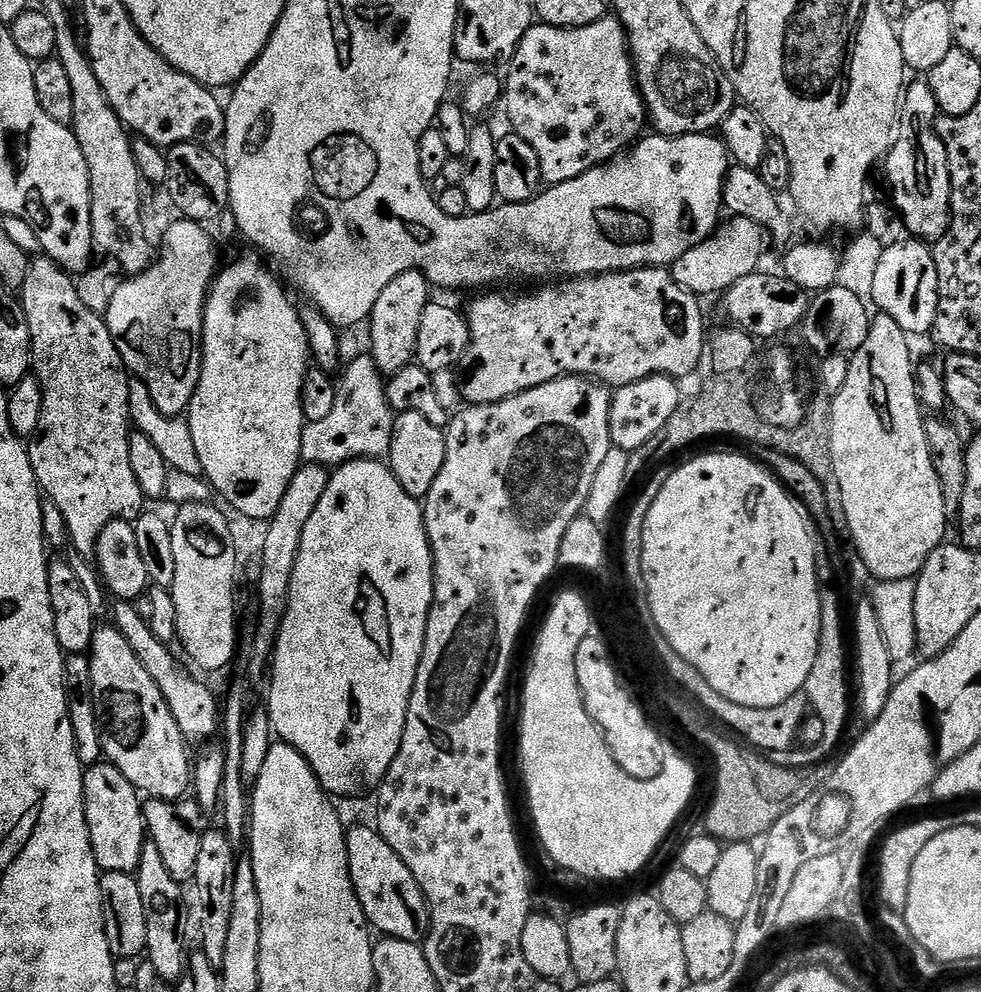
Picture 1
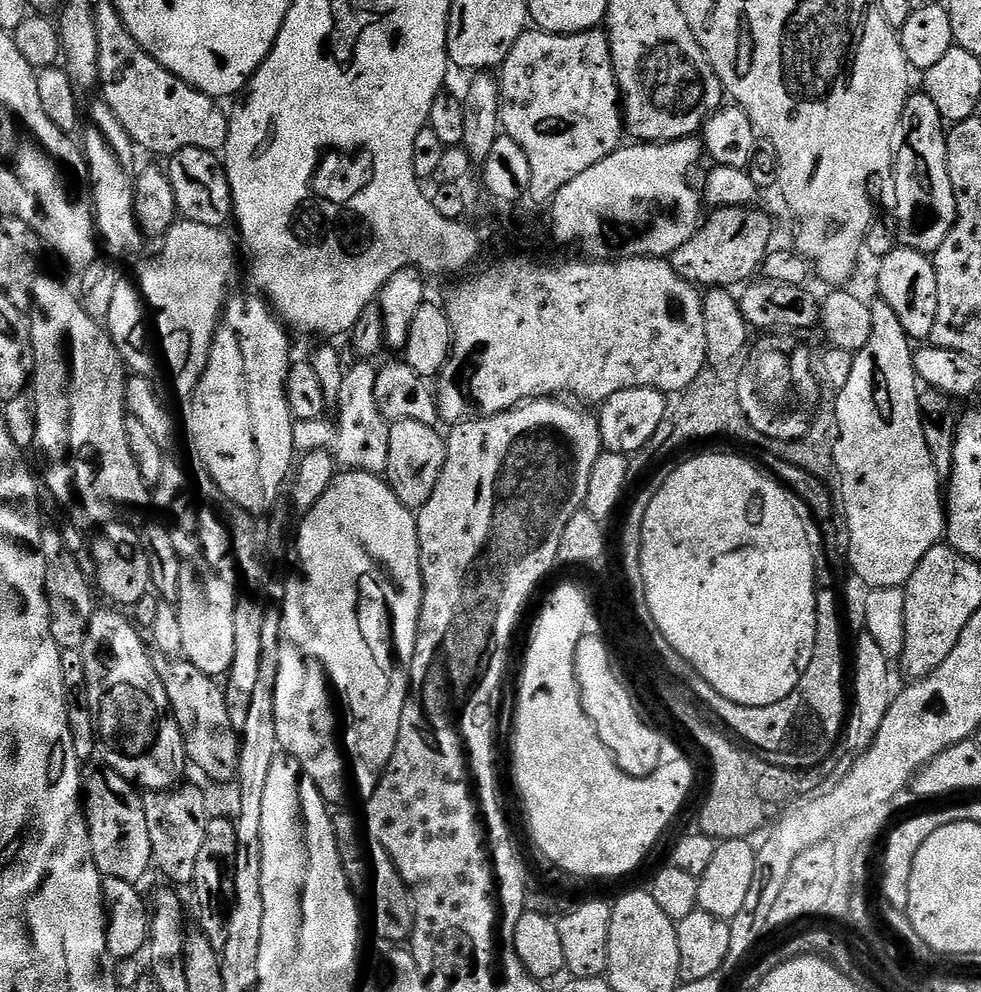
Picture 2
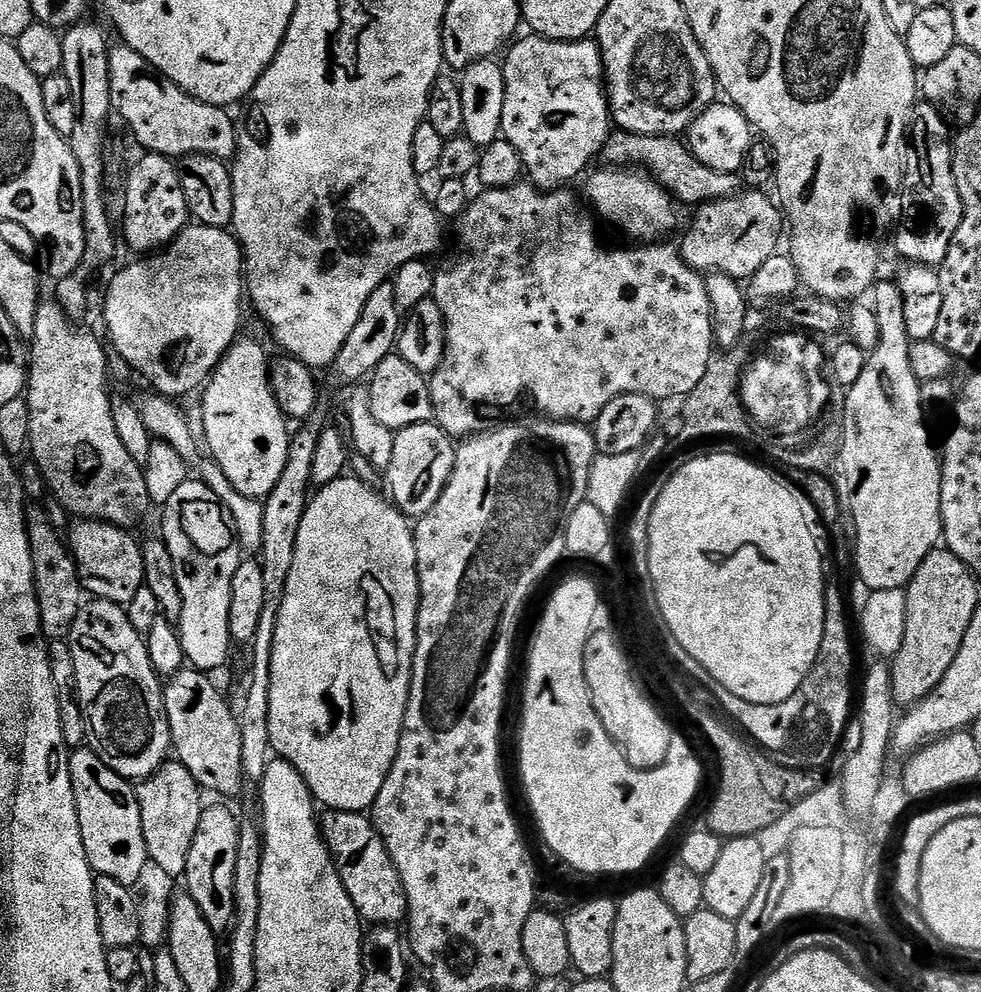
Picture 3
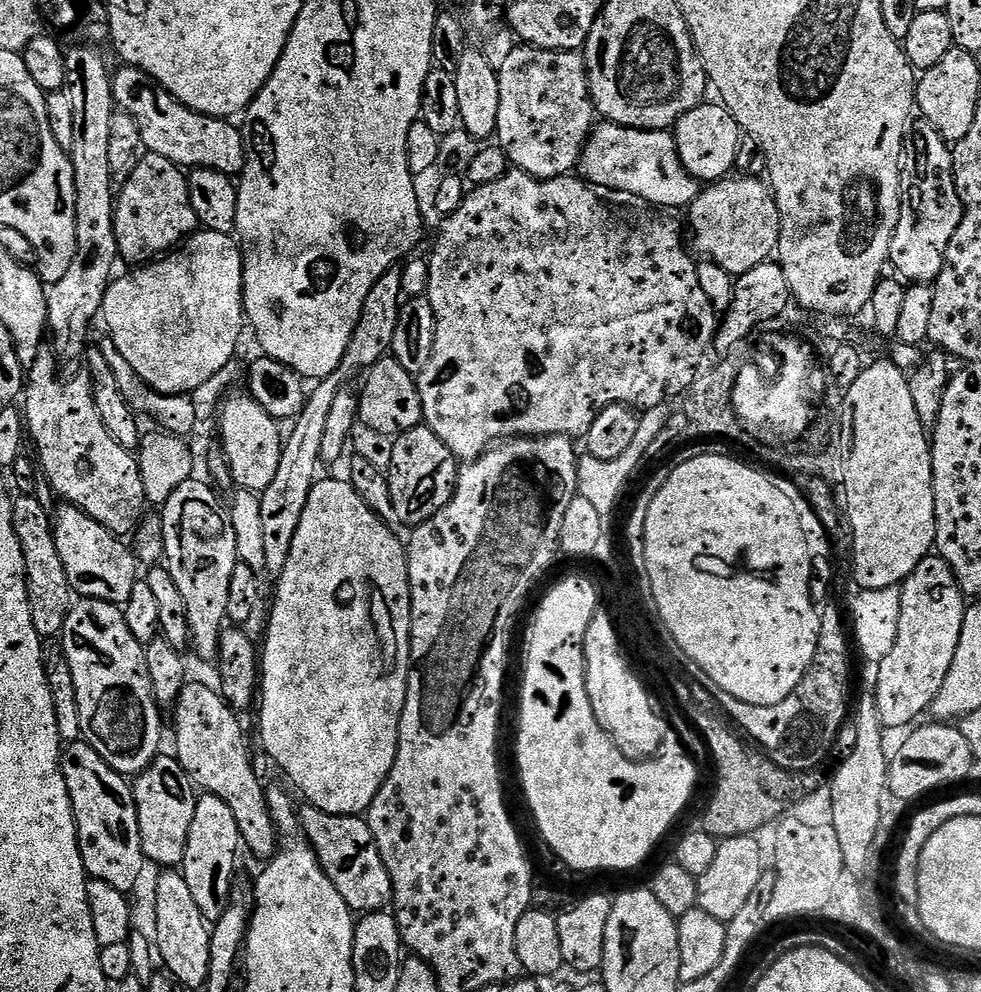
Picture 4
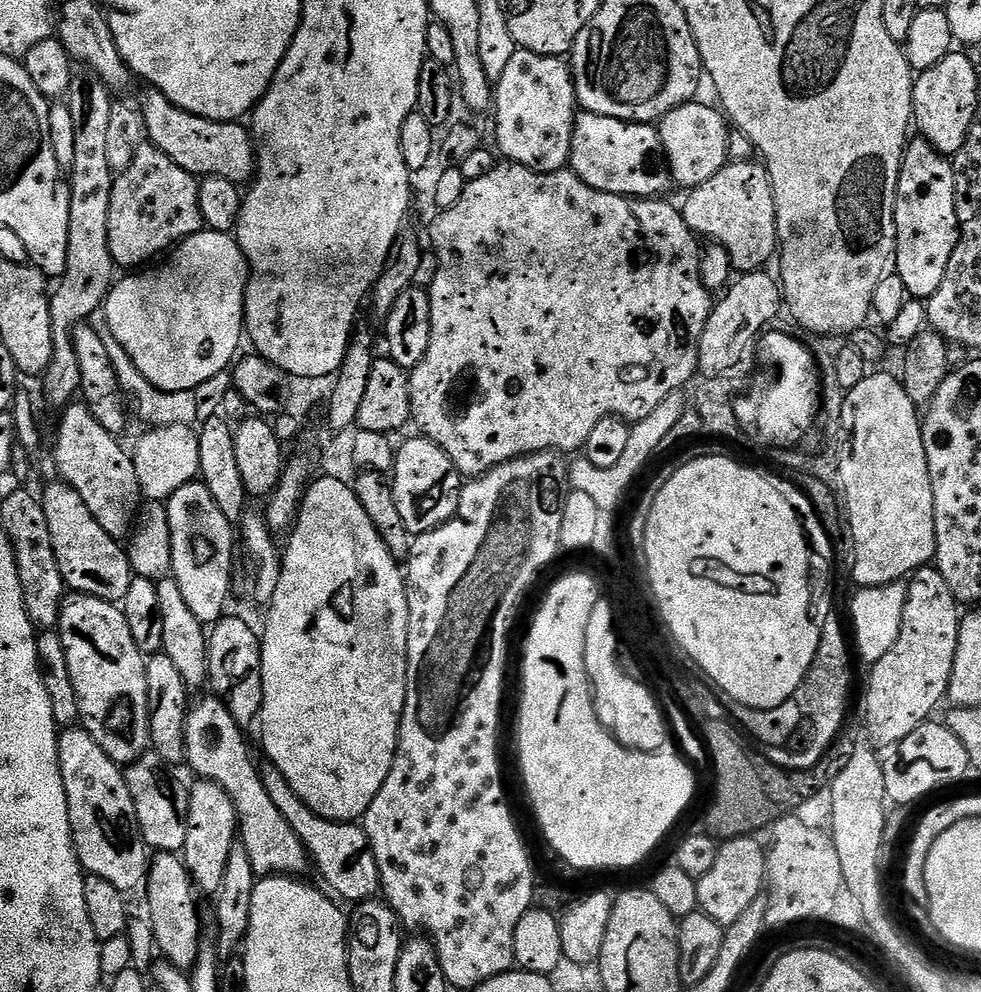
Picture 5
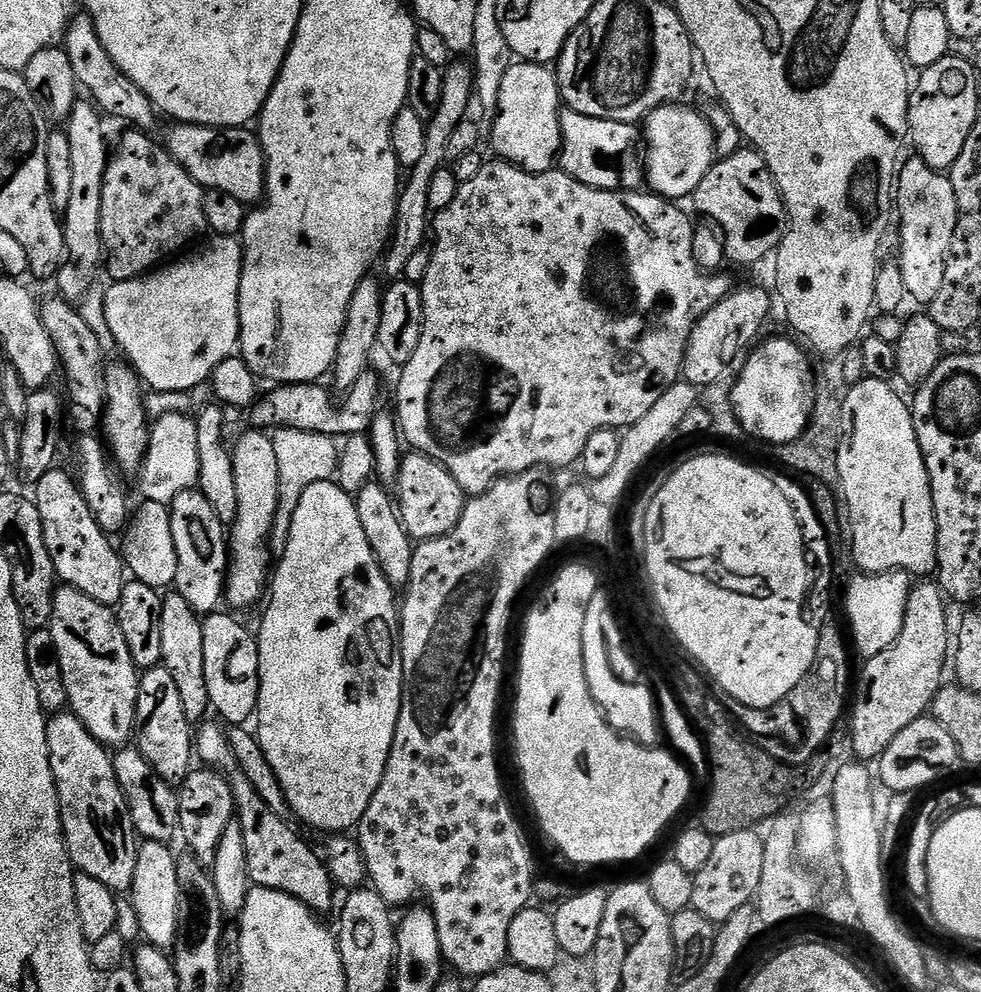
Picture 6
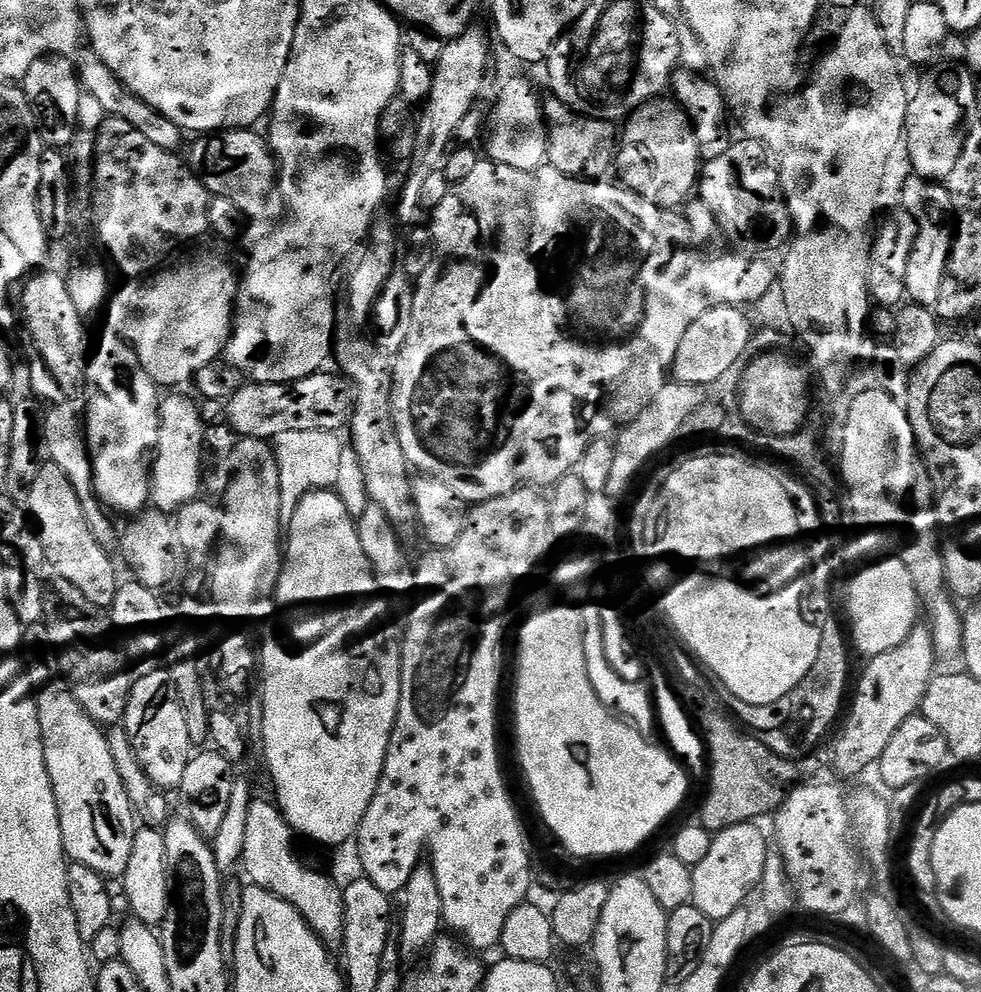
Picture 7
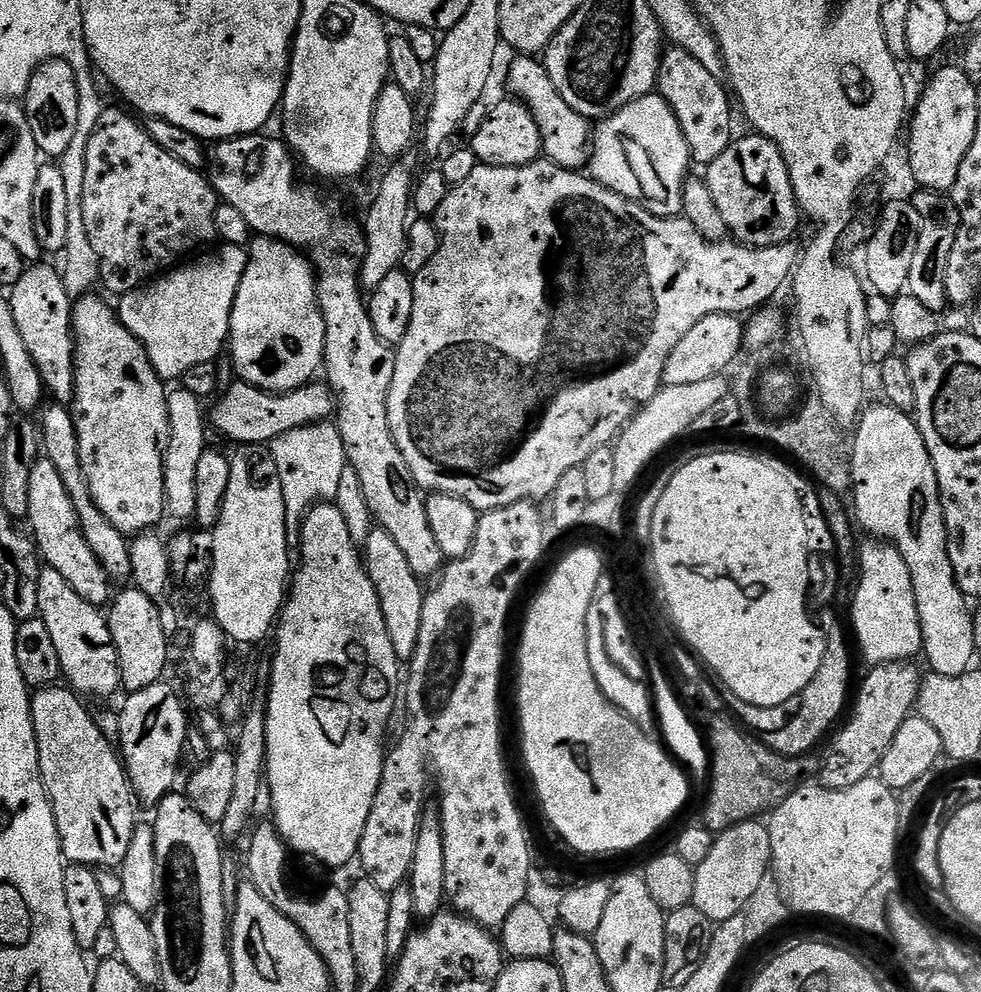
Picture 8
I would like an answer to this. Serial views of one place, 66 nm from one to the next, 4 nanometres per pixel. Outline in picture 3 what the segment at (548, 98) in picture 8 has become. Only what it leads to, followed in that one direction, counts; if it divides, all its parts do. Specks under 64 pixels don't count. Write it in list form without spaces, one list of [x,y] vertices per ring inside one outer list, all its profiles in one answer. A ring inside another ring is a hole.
[[[616,130],[604,143],[602,160],[603,158],[603,163],[608,166],[639,166],[646,170],[647,175],[661,184],[681,205],[708,204],[712,200],[734,196],[742,188],[742,180],[737,173],[719,172],[702,166],[702,162],[698,162],[698,158],[694,158],[689,152],[683,139],[671,136],[643,136]]]

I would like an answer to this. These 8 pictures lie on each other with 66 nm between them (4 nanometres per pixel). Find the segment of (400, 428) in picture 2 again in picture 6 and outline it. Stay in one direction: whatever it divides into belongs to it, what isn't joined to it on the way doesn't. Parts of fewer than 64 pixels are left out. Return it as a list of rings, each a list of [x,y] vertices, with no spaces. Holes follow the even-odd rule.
[[[415,450],[409,451],[400,461],[400,474],[394,487],[400,491],[398,511],[405,530],[413,541],[433,540],[445,536],[462,518],[466,493],[462,486],[437,460]]]

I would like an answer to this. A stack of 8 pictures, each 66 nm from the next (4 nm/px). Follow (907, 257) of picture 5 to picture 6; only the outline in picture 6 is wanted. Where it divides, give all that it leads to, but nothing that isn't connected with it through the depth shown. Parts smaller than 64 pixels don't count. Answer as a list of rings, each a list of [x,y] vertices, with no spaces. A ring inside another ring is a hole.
[[[911,158],[912,160],[905,159],[903,163],[899,165],[898,175],[894,185],[894,208],[898,213],[898,228],[900,224],[900,257],[898,257],[898,263],[902,270],[902,282],[906,282],[906,290],[908,296],[911,299],[916,299],[918,303],[924,304],[924,306],[931,305],[932,300],[938,295],[938,290],[942,290],[942,274],[946,274],[946,262],[948,261],[948,251],[950,246],[954,242],[954,234],[956,233],[956,227],[958,226],[958,202],[954,198],[954,186],[951,179],[945,173],[934,170],[926,161],[919,158]]]

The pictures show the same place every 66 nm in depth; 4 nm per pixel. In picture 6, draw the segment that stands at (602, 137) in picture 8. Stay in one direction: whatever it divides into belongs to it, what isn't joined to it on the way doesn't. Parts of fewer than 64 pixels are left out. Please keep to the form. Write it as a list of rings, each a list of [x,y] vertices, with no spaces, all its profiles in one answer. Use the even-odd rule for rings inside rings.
[[[684,102],[664,104],[661,108],[655,108],[642,124],[642,140],[648,144],[648,164],[646,160],[646,184],[655,195],[662,196],[666,200],[680,202],[683,196],[691,197],[696,188],[706,178],[706,174],[716,163],[716,135],[708,124],[708,117],[703,111],[695,112],[687,108]]]

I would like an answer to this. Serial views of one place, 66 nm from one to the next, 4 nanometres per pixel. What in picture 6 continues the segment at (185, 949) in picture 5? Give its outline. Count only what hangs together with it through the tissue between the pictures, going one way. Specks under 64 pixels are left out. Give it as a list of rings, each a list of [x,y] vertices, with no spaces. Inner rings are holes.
[[[147,840],[141,843],[137,849],[134,882],[130,893],[140,930],[145,936],[143,939],[149,945],[163,950],[170,950],[175,947],[179,939],[180,926],[180,887],[177,878],[177,857],[170,848],[165,842]]]

